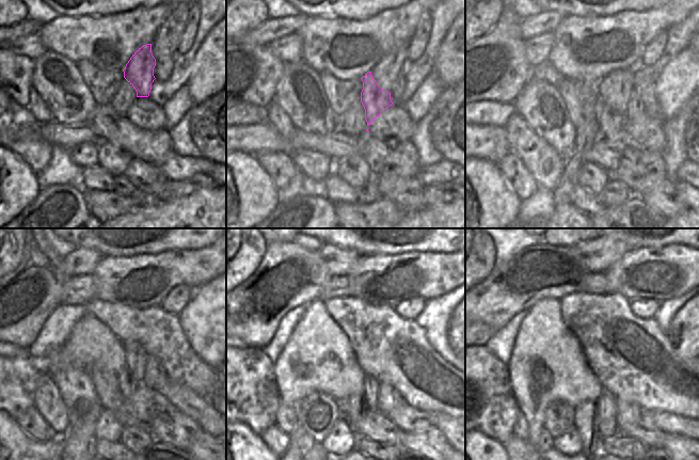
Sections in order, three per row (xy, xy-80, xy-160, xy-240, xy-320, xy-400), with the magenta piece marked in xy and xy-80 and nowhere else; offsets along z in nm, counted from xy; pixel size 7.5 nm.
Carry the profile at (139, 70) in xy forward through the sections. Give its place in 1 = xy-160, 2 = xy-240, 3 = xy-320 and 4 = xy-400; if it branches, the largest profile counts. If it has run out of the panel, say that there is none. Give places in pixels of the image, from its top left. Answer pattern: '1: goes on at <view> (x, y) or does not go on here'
1: goes on at xy-160 (610, 123)
2: goes on at xy-240 (125, 384)
3: goes on at xy-320 (354, 403)
4: goes on at xy-400 (584, 413)

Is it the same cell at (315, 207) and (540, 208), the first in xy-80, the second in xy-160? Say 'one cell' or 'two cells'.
two cells

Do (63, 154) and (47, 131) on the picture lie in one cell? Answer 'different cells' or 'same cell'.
different cells

